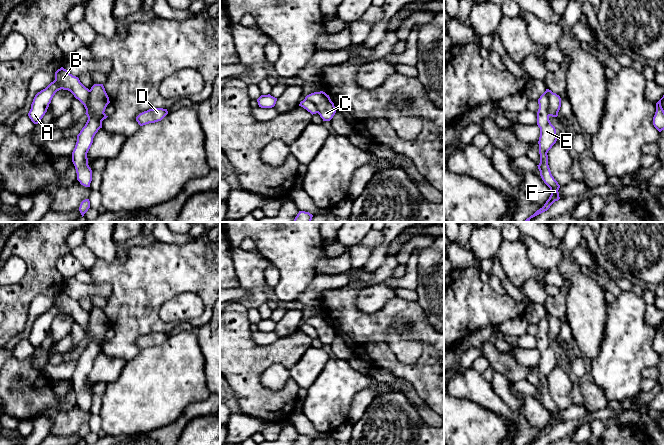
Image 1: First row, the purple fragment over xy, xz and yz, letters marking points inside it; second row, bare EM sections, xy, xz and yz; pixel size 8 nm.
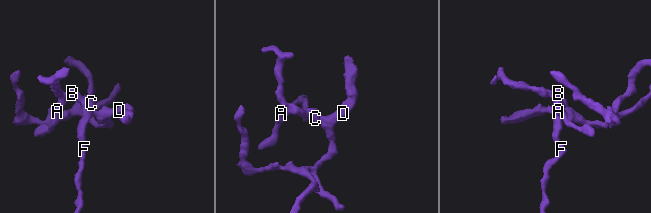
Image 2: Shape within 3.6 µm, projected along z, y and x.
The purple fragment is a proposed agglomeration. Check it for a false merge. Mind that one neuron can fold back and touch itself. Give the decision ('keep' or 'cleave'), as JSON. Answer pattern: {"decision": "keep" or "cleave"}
{"decision": "cleave"}

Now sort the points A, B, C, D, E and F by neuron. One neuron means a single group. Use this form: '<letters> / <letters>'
A B D / C E F

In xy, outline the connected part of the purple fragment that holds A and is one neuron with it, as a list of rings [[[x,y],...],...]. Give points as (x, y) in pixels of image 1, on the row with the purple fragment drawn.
[[[61,67],[55,72],[55,80],[38,92],[33,99],[28,116],[34,124],[40,123],[53,96],[61,89],[70,91],[83,105],[87,103],[89,89],[80,82],[78,77]]]

